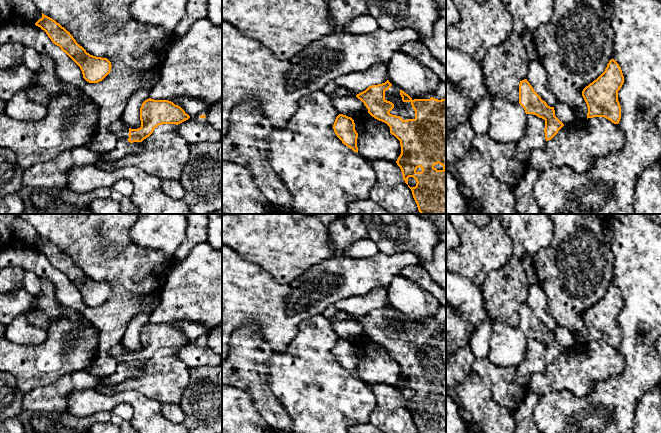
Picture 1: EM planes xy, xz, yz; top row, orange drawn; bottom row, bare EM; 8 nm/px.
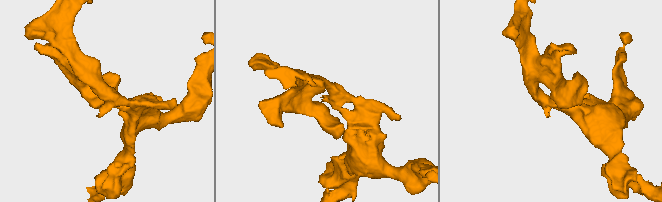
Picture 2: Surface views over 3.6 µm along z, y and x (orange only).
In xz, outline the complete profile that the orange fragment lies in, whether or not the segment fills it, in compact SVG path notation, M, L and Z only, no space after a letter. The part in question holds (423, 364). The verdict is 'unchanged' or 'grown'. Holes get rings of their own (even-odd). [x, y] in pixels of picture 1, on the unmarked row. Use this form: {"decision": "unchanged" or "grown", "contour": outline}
{"decision": "grown", "contour": "M385 307L369 310L365 315L356 319L375 343L386 347L390 357L401 369L401 378L396 387L400 391L405 407L408 402L416 404L415 411L408 411L418 433L446 433L446 323L412 323L400 314L403 326L408 329L394 329L385 323L385 315L392 308Z"}

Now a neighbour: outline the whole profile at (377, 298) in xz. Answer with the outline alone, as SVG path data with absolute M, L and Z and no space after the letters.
M376 288L366 295L341 299L335 307L353 318L365 315L369 310L385 307L388 304L386 288Z

